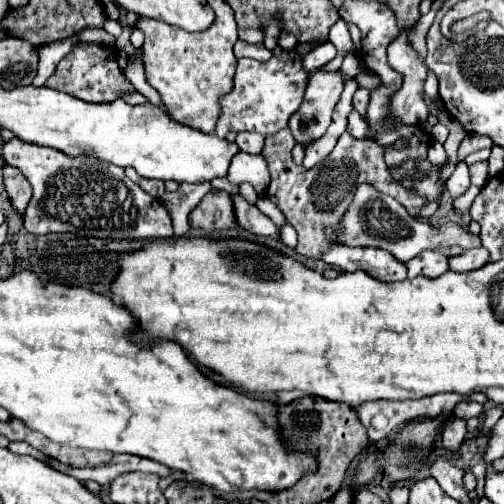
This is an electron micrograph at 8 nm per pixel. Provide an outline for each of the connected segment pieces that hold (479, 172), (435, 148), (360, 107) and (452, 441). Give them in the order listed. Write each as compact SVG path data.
M487 160L485 162L477 162L477 164L469 166L469 170L471 170L471 184L483 188L487 178L489 178L489 162Z
M431 140L431 148L427 150L427 156L431 156L431 162L435 166L439 166L439 164L443 164L447 160L447 154L443 150L443 144L437 142L437 140Z
M359 88L353 96L353 108L365 118L365 112L367 112L367 106L369 106L369 96L371 96L371 90L365 90L365 88Z
M453 419L446 423L443 428L443 446L447 450L457 452L463 444L463 438L467 434L467 422L464 419Z

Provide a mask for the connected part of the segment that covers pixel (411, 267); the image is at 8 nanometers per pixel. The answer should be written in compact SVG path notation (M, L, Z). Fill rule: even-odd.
M425 250L421 256L407 262L409 278L415 278L419 274L427 278L437 278L445 272L449 272L449 256L441 250Z

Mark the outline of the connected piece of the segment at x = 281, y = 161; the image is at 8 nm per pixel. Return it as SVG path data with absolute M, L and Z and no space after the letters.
M279 130L277 134L269 136L265 140L263 156L267 158L269 172L271 172L271 182L267 188L267 198L279 206L287 222L297 230L298 243L296 251L299 256L305 258L319 258L323 250L331 246L331 242L321 242L323 240L323 228L325 226L335 226L339 218L345 214L351 196L355 188L361 182L375 184L379 192L385 192L393 198L397 198L411 216L417 216L423 200L413 196L409 190L399 186L397 182L391 180L389 170L383 160L383 146L379 146L375 140L355 140L351 134L341 134L335 150L327 156L325 162L315 166L313 170L305 170L303 166L295 166L291 158L293 150L293 136L291 130Z

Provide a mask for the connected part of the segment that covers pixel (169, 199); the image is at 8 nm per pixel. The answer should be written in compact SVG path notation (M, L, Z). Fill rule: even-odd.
M210 182L205 184L181 184L177 192L165 192L161 196L163 206L171 212L175 236L187 236L189 232L189 214L197 208L197 204L203 200L207 192L211 192L213 186Z

